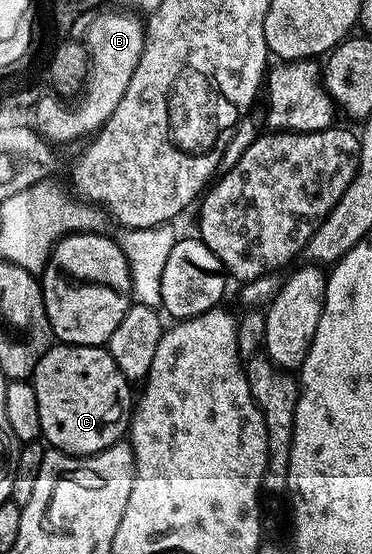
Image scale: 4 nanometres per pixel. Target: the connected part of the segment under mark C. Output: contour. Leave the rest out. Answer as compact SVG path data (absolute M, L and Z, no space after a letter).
M57 342L38 361L30 382L38 403L40 433L49 448L83 457L96 455L125 438L132 422L134 387L114 365L107 346Z

